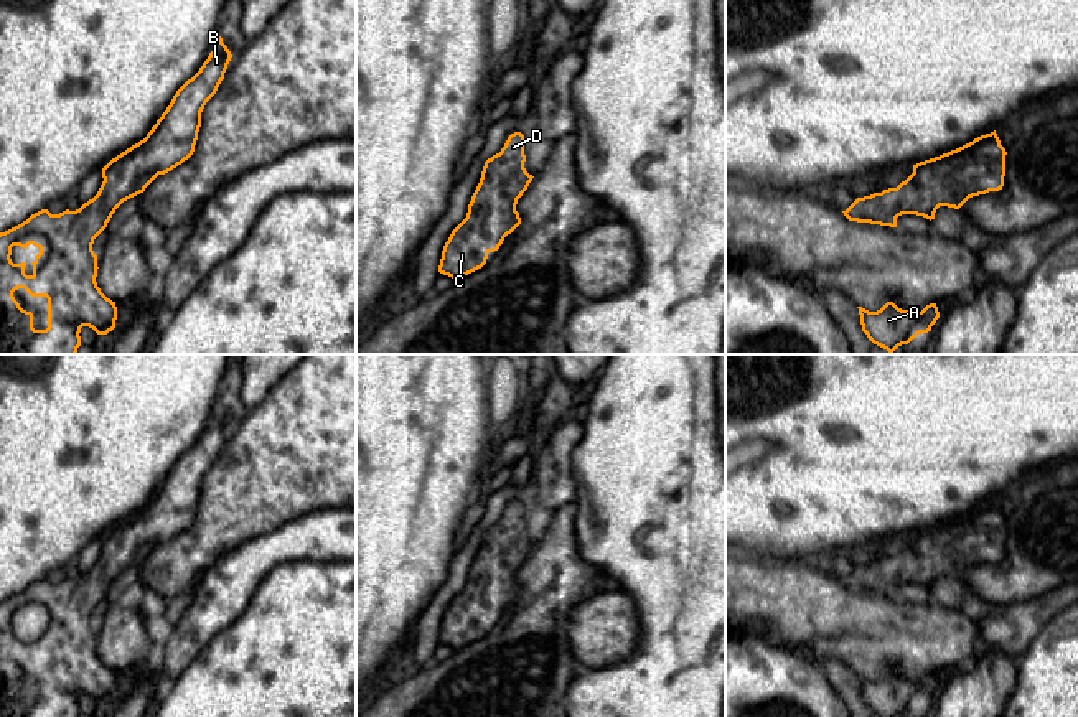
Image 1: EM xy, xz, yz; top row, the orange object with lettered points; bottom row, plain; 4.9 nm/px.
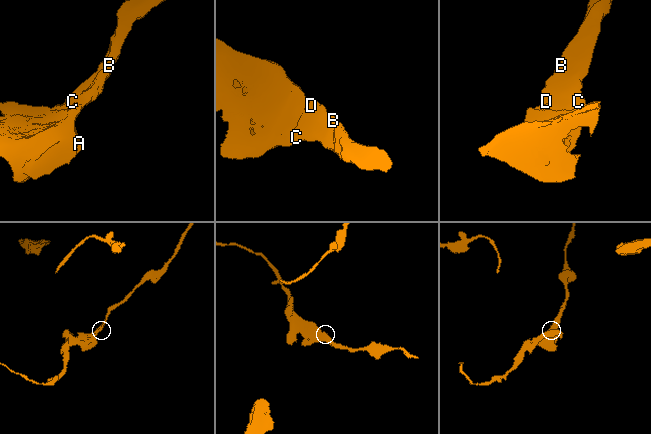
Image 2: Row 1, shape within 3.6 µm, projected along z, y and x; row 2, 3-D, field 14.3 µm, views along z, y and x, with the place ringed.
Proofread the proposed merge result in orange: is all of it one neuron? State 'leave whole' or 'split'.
leave whole

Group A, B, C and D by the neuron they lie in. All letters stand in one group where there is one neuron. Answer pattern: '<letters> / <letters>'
A B C D

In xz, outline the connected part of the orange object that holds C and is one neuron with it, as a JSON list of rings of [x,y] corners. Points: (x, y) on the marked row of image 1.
[[[521,132],[511,134],[501,152],[485,162],[466,218],[452,231],[443,246],[440,274],[457,280],[481,269],[488,254],[498,251],[504,237],[521,224],[516,204],[534,178],[526,171],[524,162],[524,135]]]

